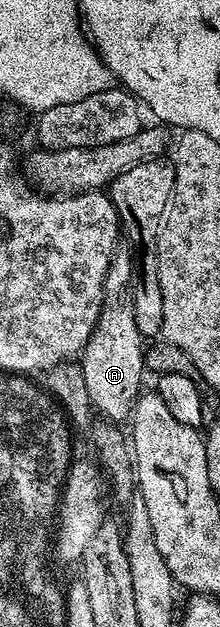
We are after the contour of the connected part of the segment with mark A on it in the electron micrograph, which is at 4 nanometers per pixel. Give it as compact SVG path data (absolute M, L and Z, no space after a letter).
M116 248L105 275L103 306L81 354L91 409L103 419L126 418L134 406L135 398L141 393L139 376L145 373L145 339L141 331L137 331L137 323L133 320L132 284L133 254L130 248Z

